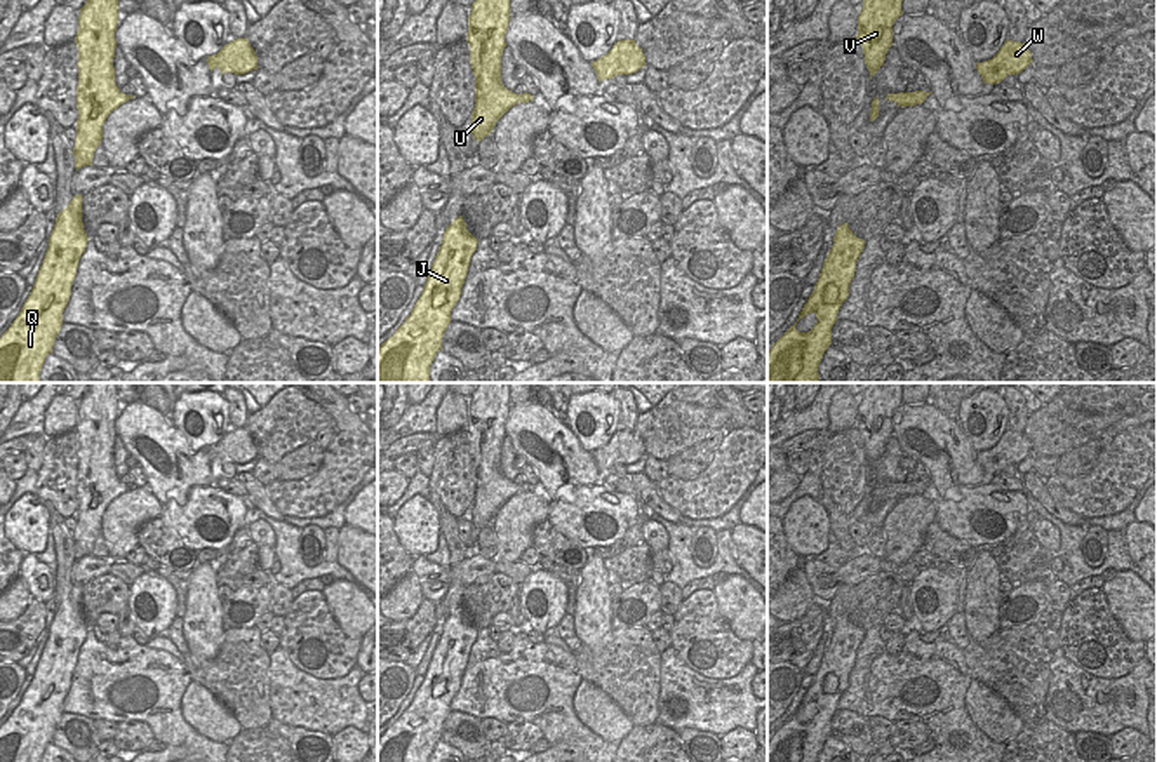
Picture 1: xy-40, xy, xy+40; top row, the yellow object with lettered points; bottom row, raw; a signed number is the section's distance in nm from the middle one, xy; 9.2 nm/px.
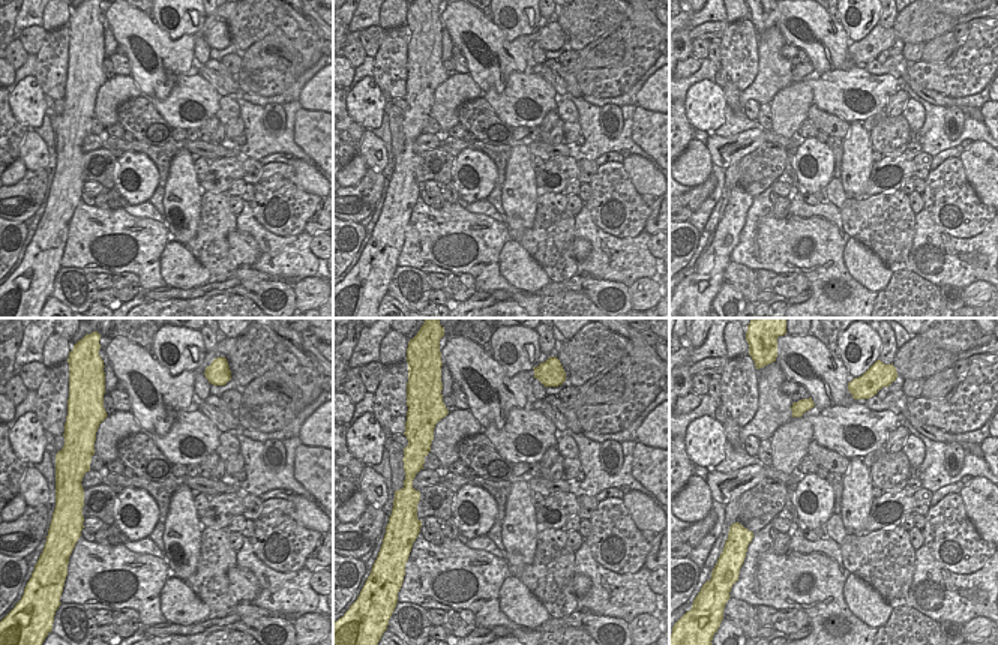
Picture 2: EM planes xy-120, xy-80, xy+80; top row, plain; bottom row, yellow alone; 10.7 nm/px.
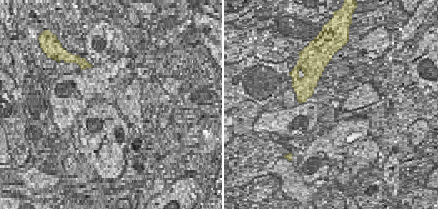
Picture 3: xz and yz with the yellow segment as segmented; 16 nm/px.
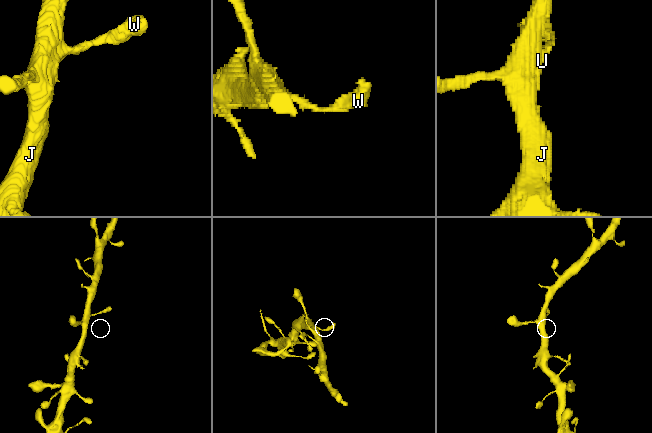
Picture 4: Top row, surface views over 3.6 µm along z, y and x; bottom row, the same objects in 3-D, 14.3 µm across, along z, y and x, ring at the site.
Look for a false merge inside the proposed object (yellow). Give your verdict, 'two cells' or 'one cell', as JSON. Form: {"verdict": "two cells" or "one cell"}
{"verdict": "one cell"}

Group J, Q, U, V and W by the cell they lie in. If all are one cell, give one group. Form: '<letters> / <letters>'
J Q U V W

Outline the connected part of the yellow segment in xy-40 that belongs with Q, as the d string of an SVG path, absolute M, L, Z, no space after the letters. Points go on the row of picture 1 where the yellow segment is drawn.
M75 195L56 217L28 299L0 338L0 383L40 383L40 371L61 331L63 311L87 242L82 195Z

